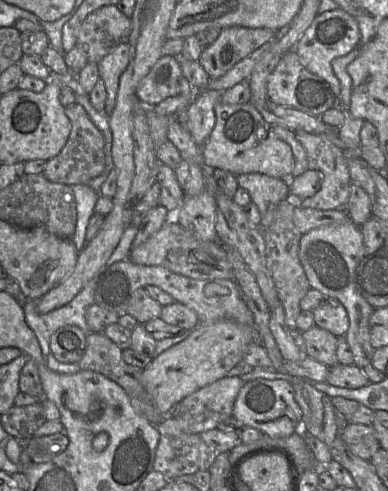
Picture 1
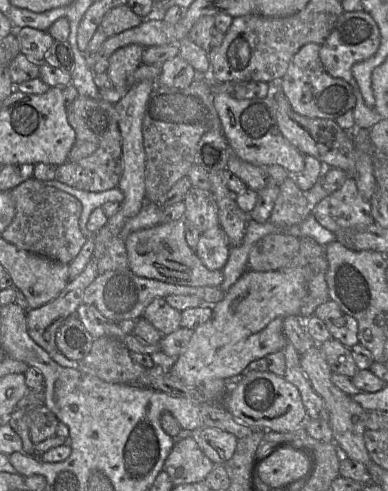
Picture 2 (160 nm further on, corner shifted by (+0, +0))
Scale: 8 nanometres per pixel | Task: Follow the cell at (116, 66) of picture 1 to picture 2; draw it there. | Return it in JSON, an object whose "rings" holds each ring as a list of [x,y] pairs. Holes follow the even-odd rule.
{"rings":[[[129,44],[119,48],[108,57],[109,66],[106,73],[114,89],[124,90],[128,88],[132,74],[142,64],[145,49],[139,44]]]}

